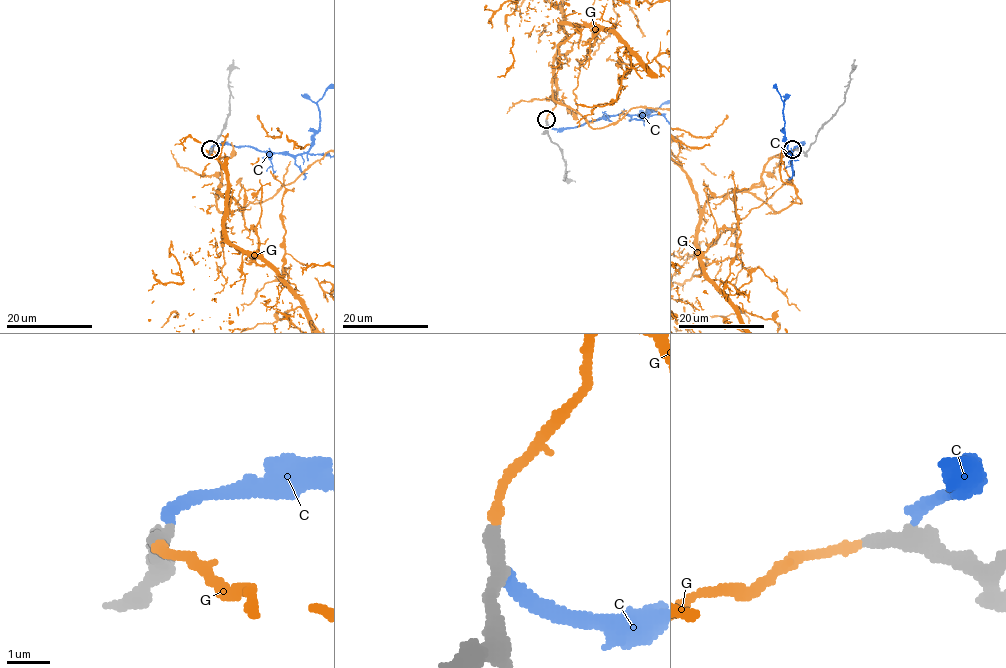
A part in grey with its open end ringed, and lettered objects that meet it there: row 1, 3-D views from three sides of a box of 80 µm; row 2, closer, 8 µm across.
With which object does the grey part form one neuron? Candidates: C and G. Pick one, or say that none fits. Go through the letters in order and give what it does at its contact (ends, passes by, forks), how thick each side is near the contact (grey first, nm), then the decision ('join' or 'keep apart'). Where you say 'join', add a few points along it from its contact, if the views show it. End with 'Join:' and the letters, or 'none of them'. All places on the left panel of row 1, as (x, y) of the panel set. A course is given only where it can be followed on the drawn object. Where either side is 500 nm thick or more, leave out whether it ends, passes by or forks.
C: 500 nm thick on the grey side, 280 nm on the other; keep apart
G: it ends there; 360 nm thick on the grey side, 240 nm on the other; join
Join: G

